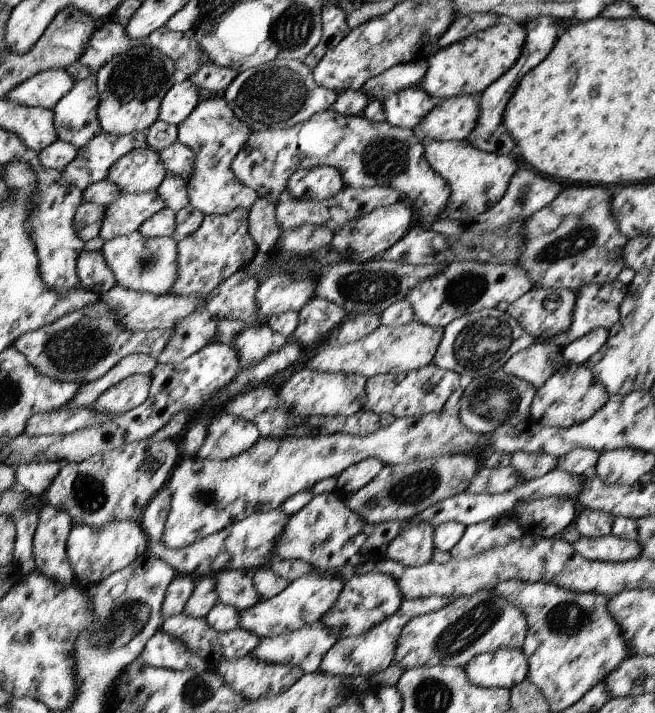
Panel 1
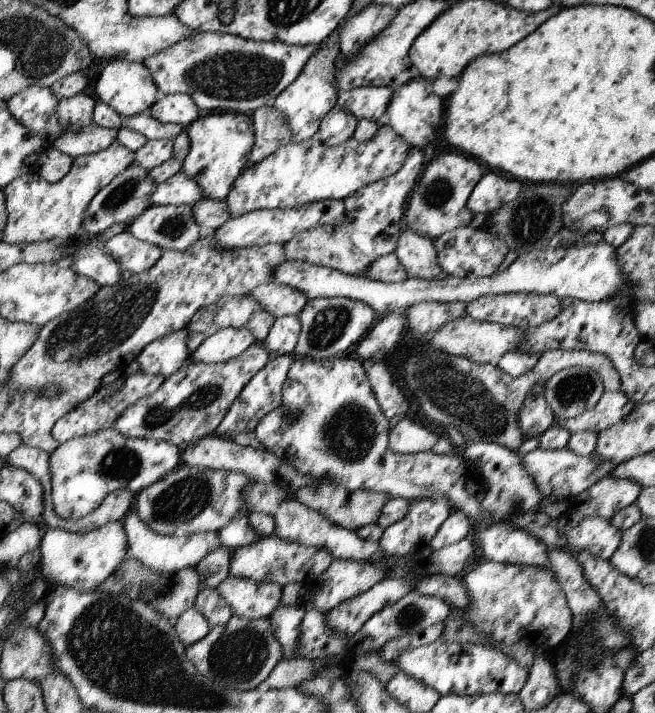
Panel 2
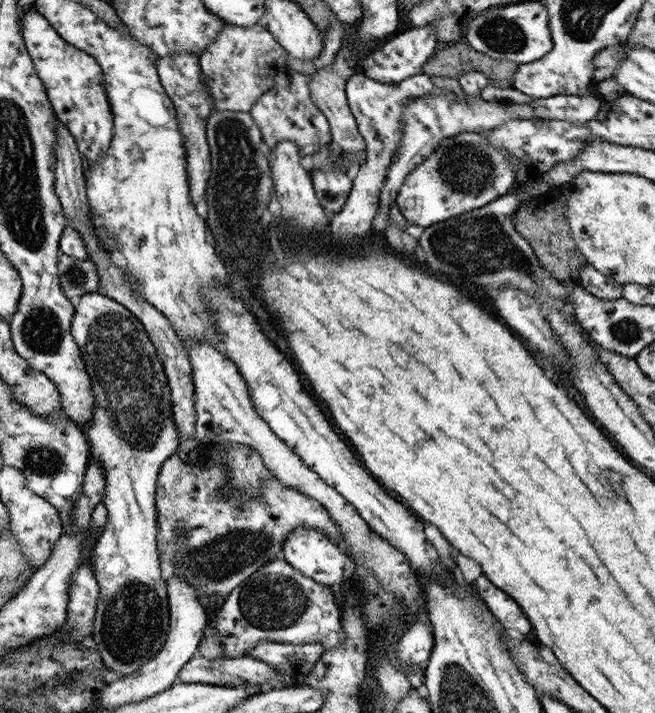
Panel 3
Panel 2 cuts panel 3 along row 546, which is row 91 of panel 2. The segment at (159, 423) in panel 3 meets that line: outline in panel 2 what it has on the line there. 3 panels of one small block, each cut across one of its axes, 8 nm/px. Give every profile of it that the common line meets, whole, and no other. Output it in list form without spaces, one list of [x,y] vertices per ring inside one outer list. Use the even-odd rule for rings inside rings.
[[[126,59],[108,61],[96,80],[96,96],[104,104],[111,106],[122,118],[145,114],[152,102],[156,102],[156,85],[154,76],[143,62],[136,63]]]

